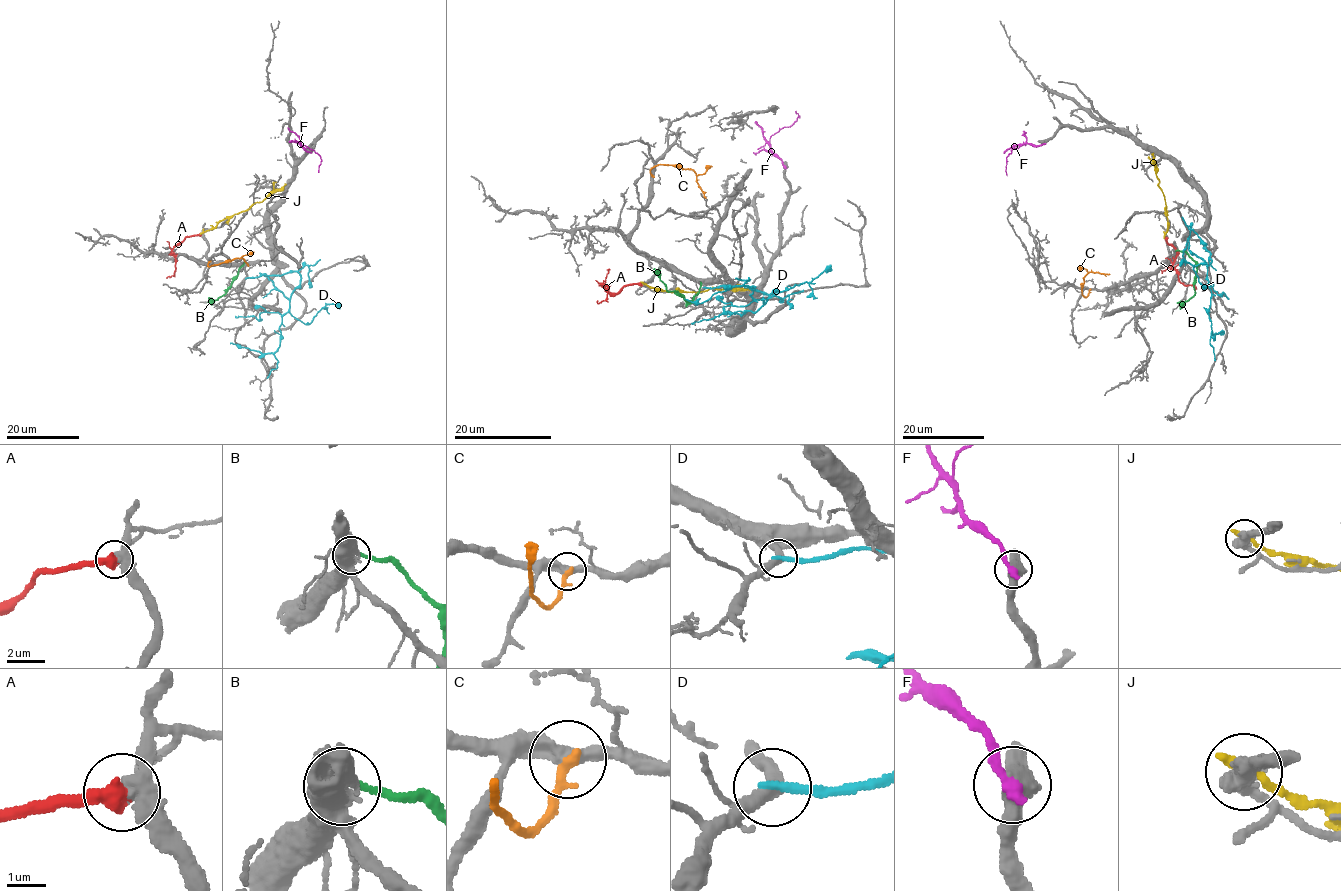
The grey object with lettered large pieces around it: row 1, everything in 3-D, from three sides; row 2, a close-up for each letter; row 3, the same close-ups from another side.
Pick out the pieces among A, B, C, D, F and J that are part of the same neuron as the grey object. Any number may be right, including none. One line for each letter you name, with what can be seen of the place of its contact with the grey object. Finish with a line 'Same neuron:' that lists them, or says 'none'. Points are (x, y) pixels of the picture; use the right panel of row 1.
A: meets grey at (1166, 237)
Same neuron: A

